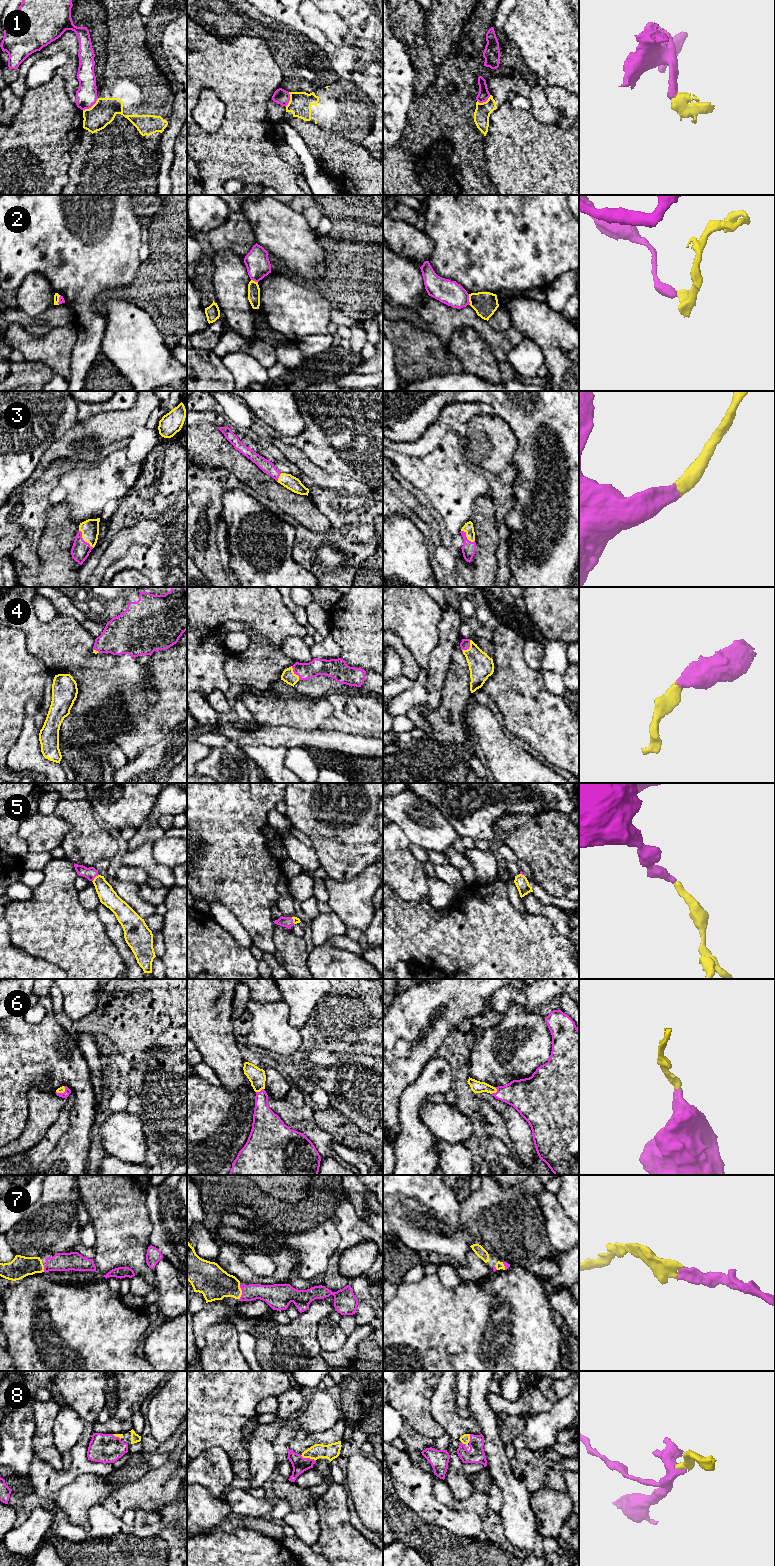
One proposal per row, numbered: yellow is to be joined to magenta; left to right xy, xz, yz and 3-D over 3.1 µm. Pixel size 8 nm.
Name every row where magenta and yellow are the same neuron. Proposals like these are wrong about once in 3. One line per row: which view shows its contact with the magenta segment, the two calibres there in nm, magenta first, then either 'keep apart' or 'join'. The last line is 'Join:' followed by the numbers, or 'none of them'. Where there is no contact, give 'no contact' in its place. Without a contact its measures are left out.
1: meets magenta in xy; 180 nm thick on the magenta side, 200 nm on the other; keep apart
2: meets magenta in yz; 200 nm thick on the magenta side, 190 nm on the other; keep apart
3: meets magenta in xy; 150 nm thick on the magenta side, 140 nm on the other; join
4: meets magenta in xz; 130 nm thick on the magenta side, 110 nm on the other; join
5: meets magenta in xy; 100 nm thick on the magenta side, 140 nm on the other; join
6: meets magenta in yz; 280 nm thick on the magenta side, 100 nm on the other; join
7: meets magenta in xz; 170 nm thick on the magenta side, 260 nm on the other; join
8: meets magenta in xz; 120 nm thick on the magenta side, 130 nm on the other; join
Join: 3, 4, 5, 6, 7, 8

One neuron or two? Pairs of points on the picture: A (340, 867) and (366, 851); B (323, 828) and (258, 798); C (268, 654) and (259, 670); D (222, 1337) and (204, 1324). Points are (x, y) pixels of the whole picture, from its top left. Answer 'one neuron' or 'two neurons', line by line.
A: one neuron
B: two neurons
C: one neuron
D: two neurons

